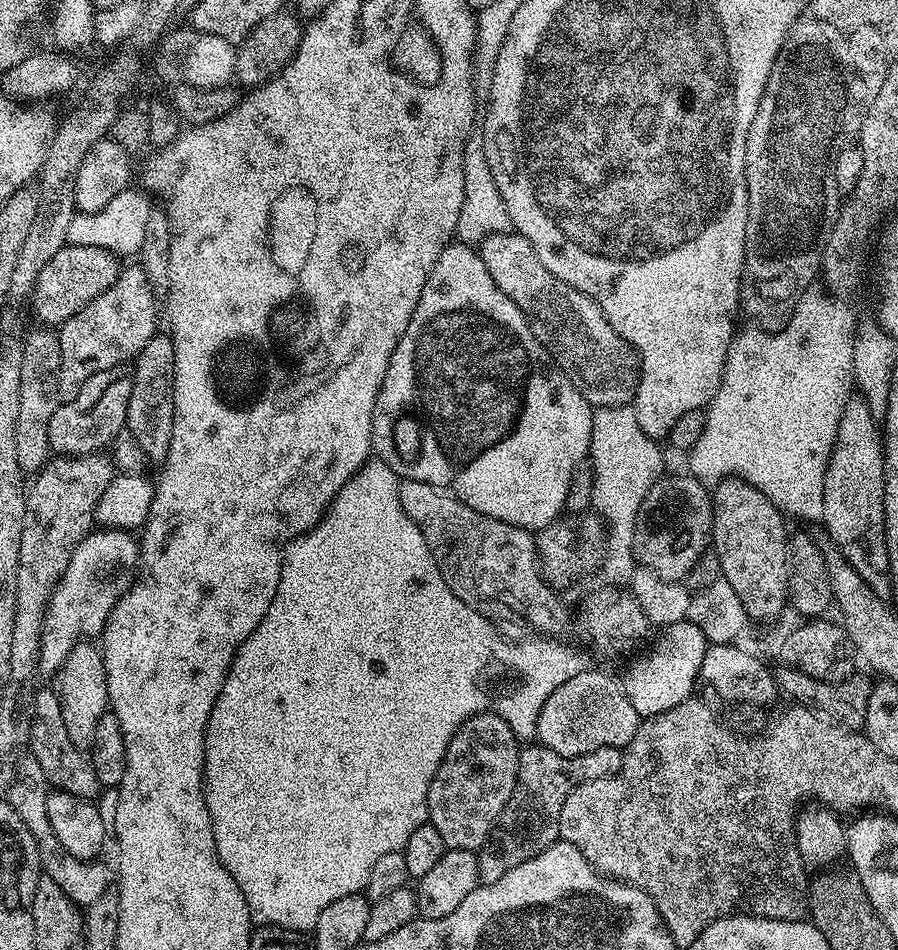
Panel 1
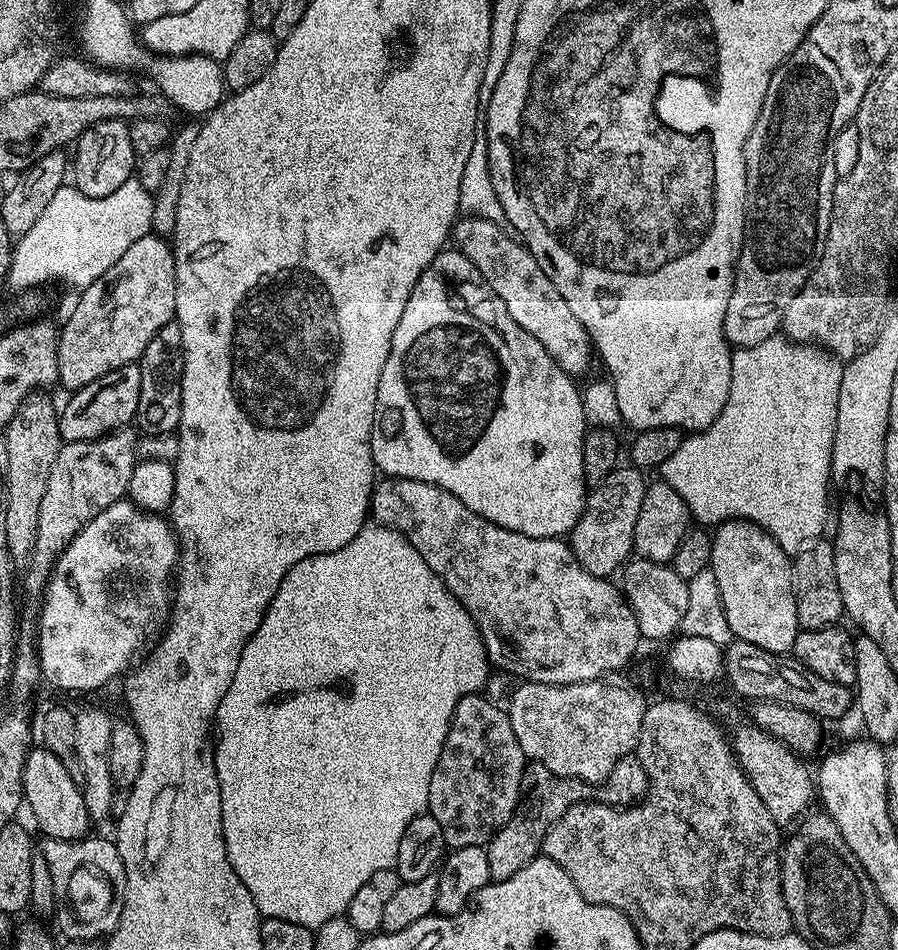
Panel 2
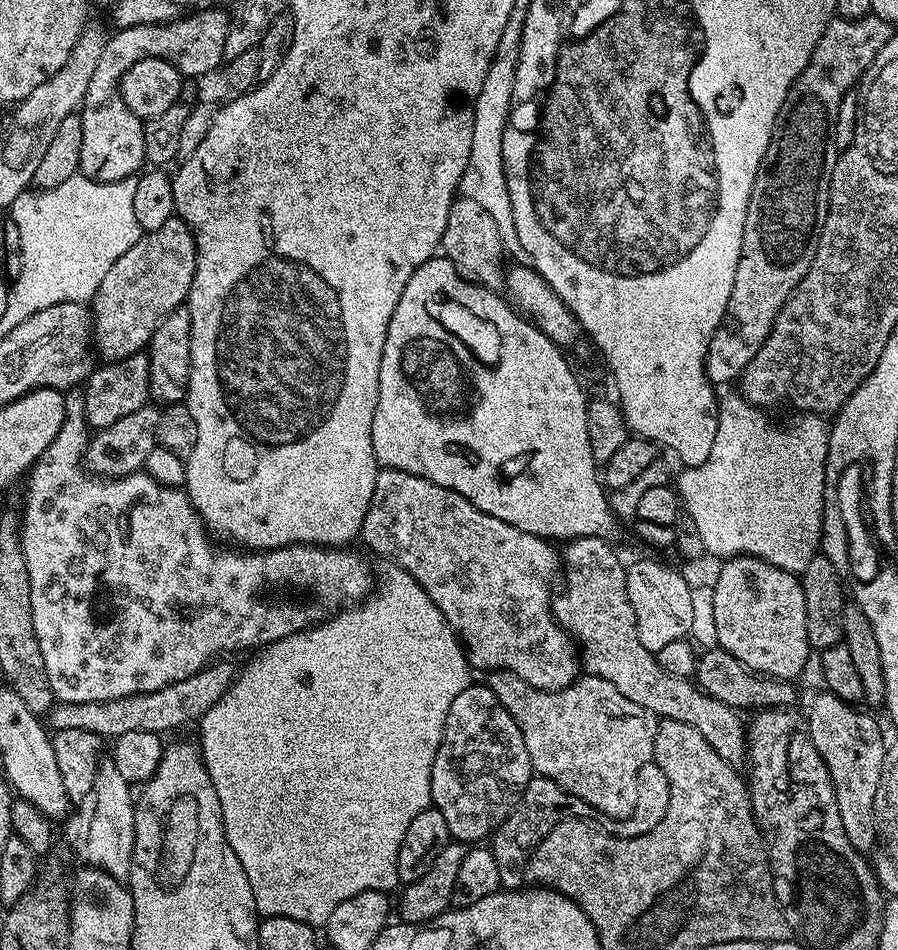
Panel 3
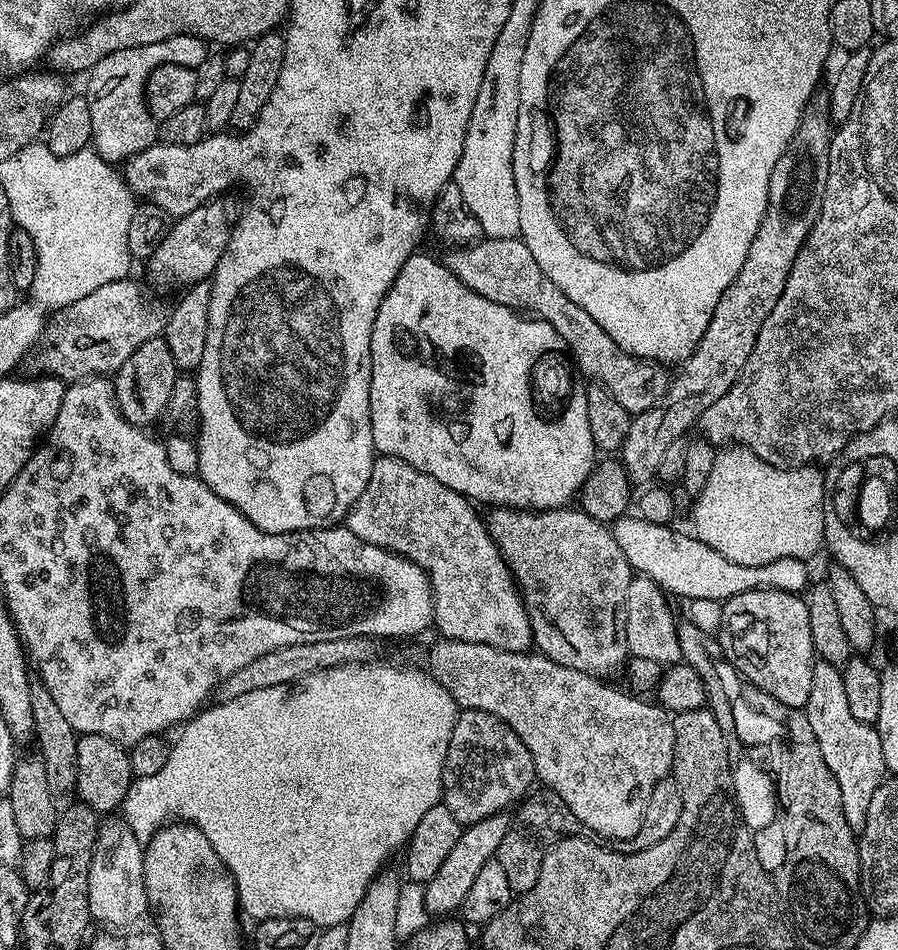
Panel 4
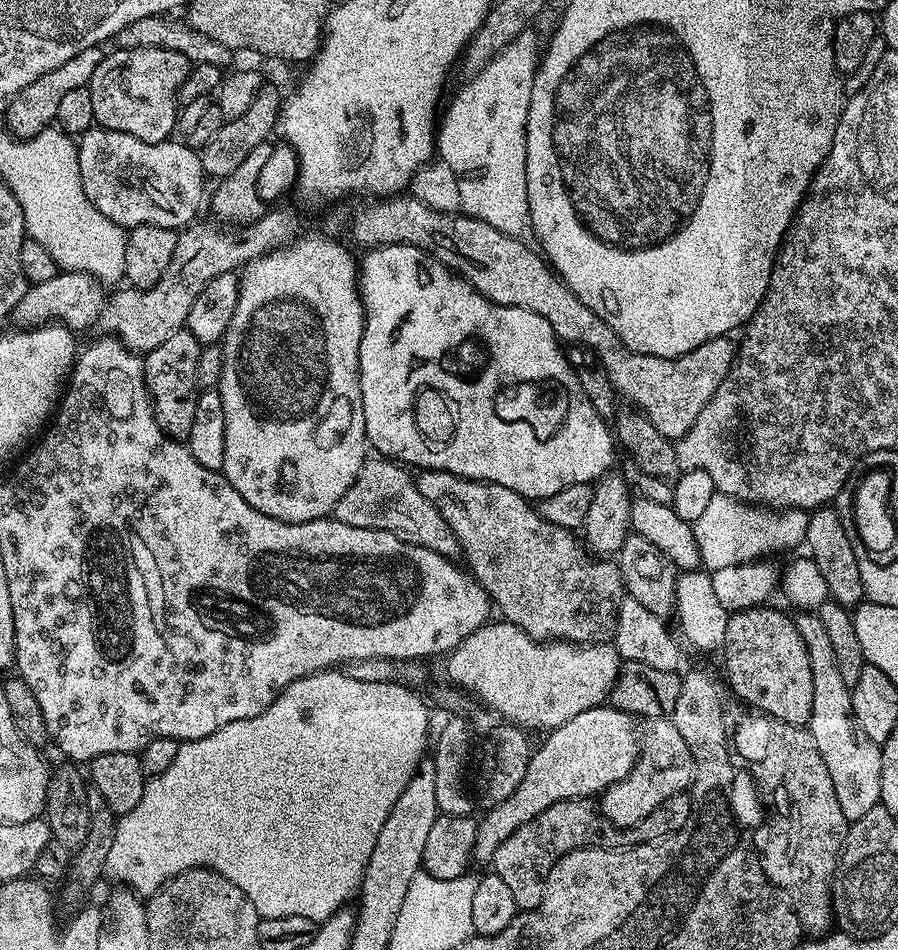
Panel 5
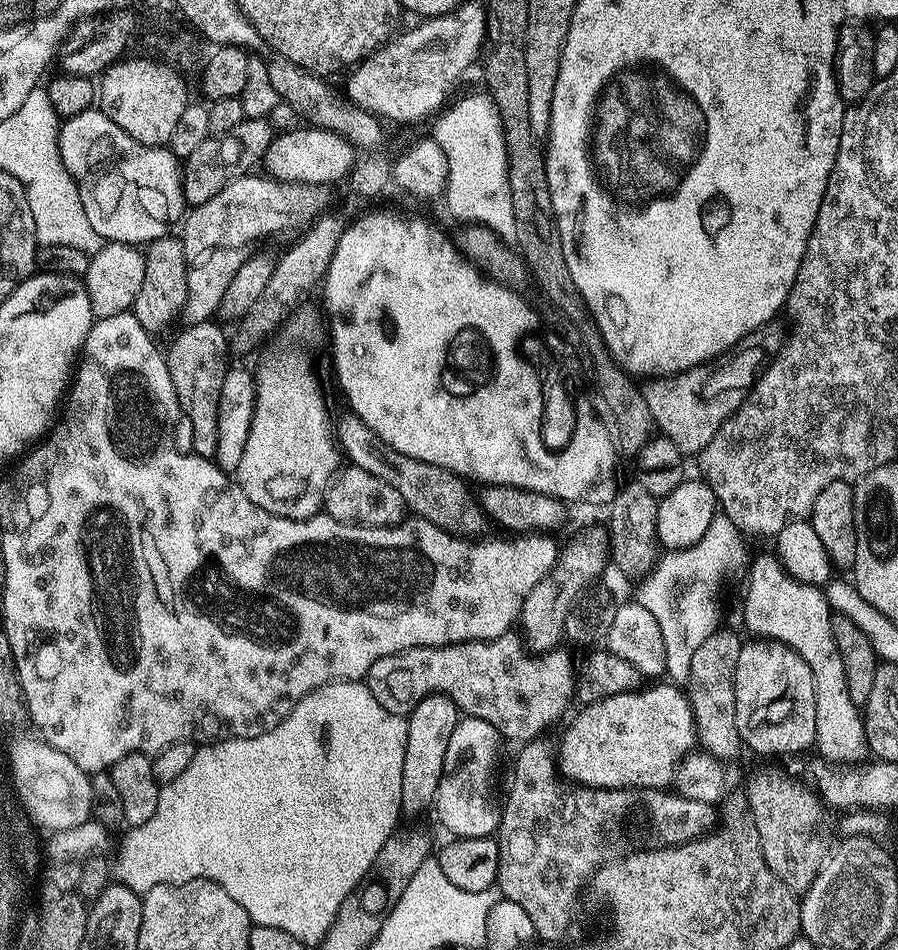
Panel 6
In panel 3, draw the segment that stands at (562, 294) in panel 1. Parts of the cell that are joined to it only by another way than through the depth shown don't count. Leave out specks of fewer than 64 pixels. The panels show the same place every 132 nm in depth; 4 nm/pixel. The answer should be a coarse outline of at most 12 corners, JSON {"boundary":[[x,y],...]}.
{"boundary":[[452,201],[440,248],[463,280],[505,287],[506,253],[493,216]]}

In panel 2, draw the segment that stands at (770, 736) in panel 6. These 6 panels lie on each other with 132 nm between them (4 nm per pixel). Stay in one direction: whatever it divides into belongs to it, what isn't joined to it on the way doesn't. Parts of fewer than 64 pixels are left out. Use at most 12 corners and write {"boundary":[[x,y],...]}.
{"boundary":[[725,520],[710,570],[733,637],[791,653],[789,553]]}

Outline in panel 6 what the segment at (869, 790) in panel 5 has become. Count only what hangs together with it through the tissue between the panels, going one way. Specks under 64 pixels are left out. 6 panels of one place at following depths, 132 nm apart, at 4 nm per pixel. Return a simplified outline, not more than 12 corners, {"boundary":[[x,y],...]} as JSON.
{"boundary":[[773,556],[748,572],[744,624],[814,674],[815,751],[869,759],[832,607]]}

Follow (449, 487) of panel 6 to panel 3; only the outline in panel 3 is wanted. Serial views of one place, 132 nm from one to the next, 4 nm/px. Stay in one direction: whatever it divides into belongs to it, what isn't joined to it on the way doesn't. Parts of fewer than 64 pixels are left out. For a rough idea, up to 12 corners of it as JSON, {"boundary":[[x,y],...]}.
{"boundary":[[602,536],[562,548],[552,617],[583,671],[718,758],[749,755],[743,715],[642,646],[626,564]]}

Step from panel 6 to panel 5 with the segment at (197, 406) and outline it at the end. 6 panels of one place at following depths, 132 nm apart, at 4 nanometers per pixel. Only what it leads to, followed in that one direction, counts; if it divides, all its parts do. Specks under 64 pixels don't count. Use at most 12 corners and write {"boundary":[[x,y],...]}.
{"boundary":[[180,328],[143,357],[162,431],[187,441],[202,346]]}

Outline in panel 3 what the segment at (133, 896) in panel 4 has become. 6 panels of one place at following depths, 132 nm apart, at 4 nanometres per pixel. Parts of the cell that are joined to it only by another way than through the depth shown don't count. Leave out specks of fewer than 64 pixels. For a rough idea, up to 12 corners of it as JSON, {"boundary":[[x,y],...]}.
{"boundary":[[111,758],[78,801],[75,855],[127,881],[134,788]]}

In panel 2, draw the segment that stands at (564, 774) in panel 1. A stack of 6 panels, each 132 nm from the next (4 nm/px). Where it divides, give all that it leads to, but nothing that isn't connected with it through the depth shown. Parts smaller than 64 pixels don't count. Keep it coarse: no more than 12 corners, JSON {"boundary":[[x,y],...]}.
{"boundary":[[635,754],[587,784],[525,763],[514,814],[486,845],[492,880],[541,855],[546,830],[591,800],[631,806],[647,790]]}

